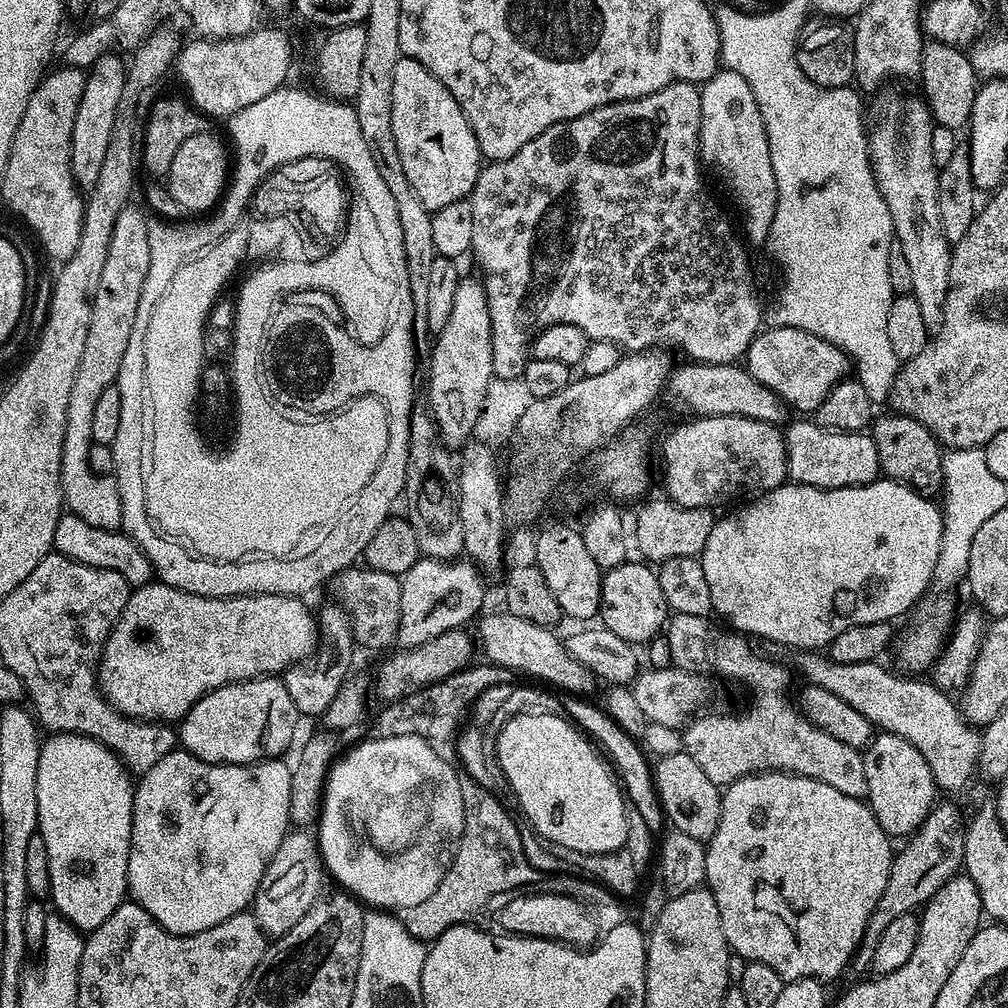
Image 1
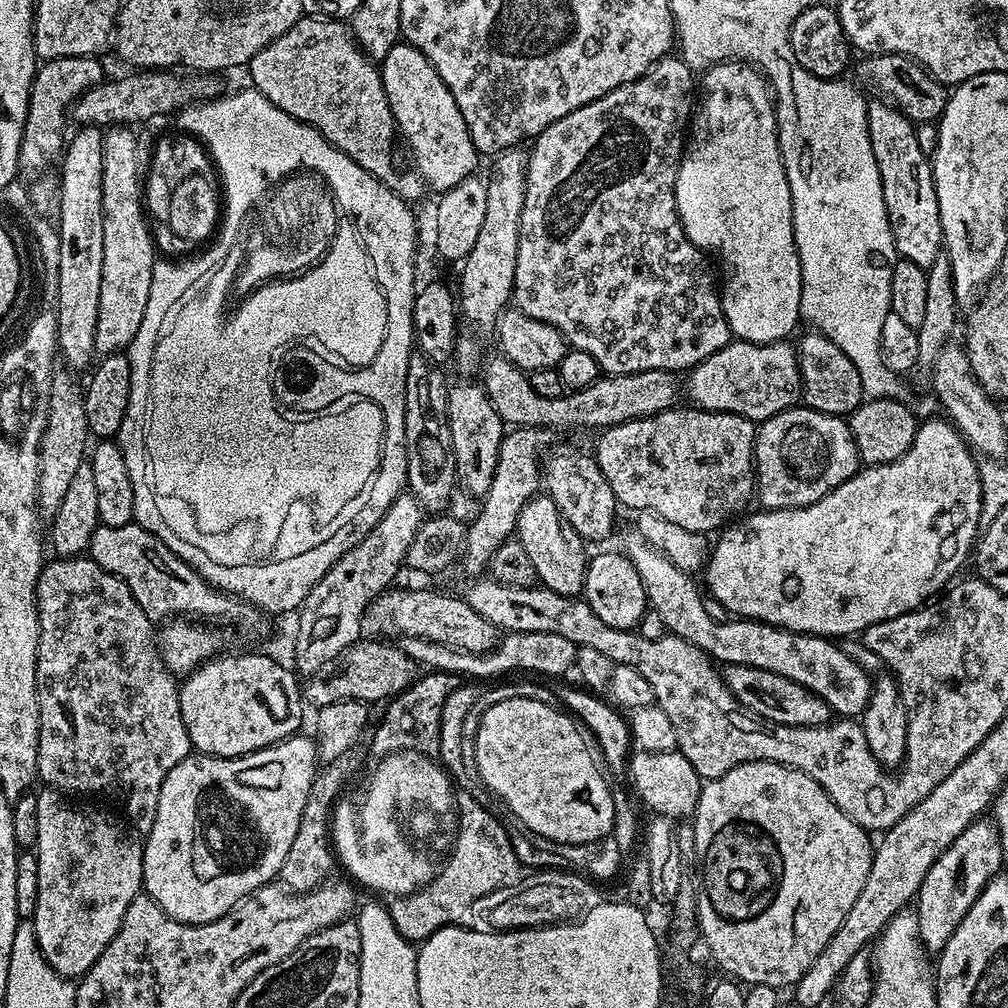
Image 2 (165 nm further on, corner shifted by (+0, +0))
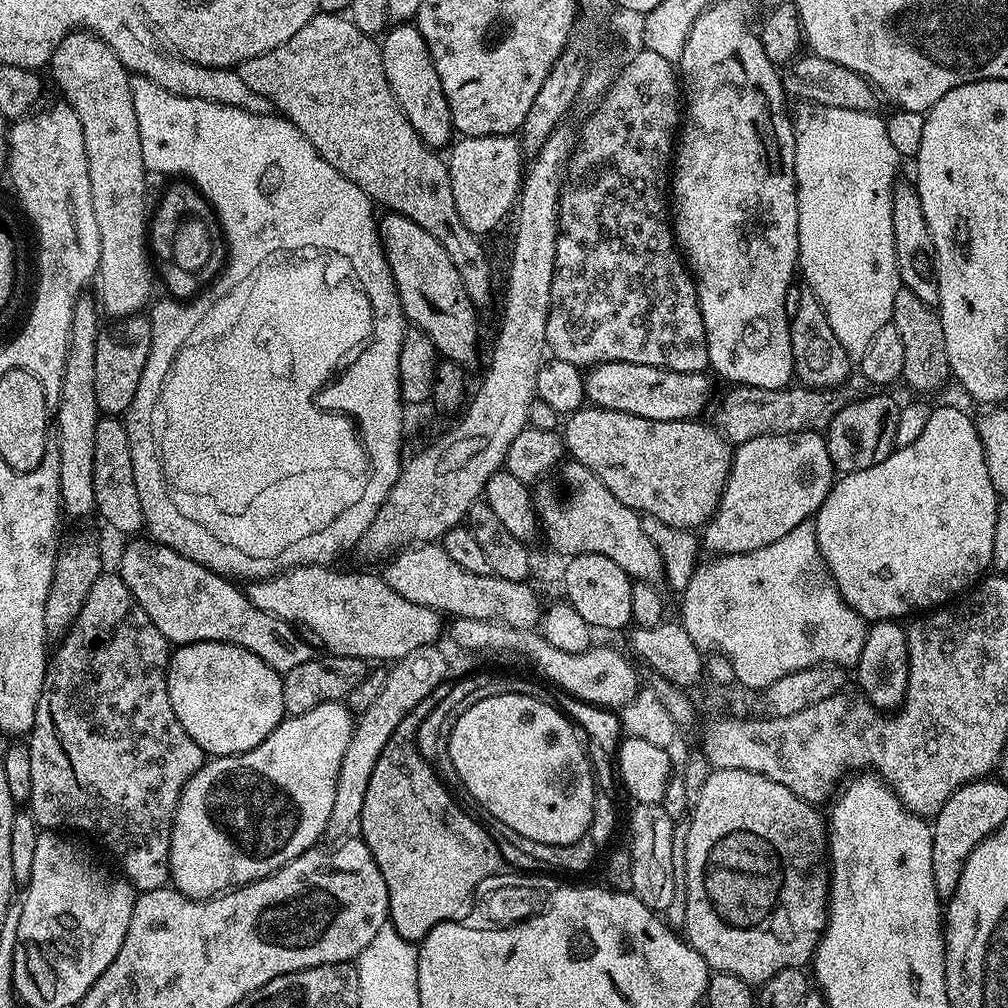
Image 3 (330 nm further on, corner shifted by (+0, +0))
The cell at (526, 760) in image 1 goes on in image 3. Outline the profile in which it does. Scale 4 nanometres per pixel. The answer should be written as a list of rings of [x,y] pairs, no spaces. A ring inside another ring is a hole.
[[[505,690],[497,696],[482,698],[478,702],[474,702],[474,706],[470,706],[470,710],[466,710],[466,714],[462,714],[462,718],[458,718],[458,722],[450,734],[448,760],[454,766],[456,780],[464,783],[465,790],[489,812],[489,817],[510,826],[510,830],[518,830],[518,834],[522,834],[522,838],[534,838],[534,842],[546,842],[547,844],[565,844],[566,842],[578,842],[588,836],[596,794],[593,767],[573,721],[555,703],[547,704],[540,696],[514,694],[511,690]]]

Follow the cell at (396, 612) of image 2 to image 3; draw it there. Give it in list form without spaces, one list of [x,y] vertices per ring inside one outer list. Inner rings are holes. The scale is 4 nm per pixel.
[[[298,564],[294,568],[283,569],[274,576],[265,576],[263,580],[251,581],[247,585],[246,595],[250,602],[254,602],[254,606],[258,606],[258,610],[266,610],[266,614],[274,614],[279,620],[284,620],[302,639],[316,646],[321,644],[324,647],[321,649],[333,656],[353,656],[368,662],[371,662],[371,660],[395,662],[401,660],[406,654],[410,654],[410,650],[418,650],[422,646],[436,644],[439,641],[441,613],[435,612],[434,609],[426,606],[418,606],[418,602],[410,602],[410,598],[402,598],[402,594],[390,590],[390,586],[385,582],[383,575],[376,573],[375,576],[372,572],[335,572],[334,569],[335,567],[323,564]]]

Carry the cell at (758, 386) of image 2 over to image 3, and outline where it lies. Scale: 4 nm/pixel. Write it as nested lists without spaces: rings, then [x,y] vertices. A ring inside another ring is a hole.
[[[606,362],[595,365],[585,375],[584,395],[597,408],[618,410],[638,418],[662,422],[690,420],[701,415],[712,396],[712,384],[706,377],[704,372],[675,372],[634,362]]]

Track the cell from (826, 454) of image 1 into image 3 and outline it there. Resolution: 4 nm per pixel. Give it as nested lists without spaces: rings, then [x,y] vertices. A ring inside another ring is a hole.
[[[819,431],[770,433],[750,438],[735,445],[730,474],[722,490],[716,513],[702,529],[702,544],[709,553],[725,556],[733,552],[742,554],[770,546],[778,538],[786,538],[794,526],[811,521],[830,494],[834,483],[834,469],[828,441]]]

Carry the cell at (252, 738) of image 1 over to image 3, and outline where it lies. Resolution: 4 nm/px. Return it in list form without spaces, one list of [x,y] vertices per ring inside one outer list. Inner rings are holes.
[[[182,644],[171,653],[168,661],[170,706],[174,706],[178,722],[182,722],[182,730],[186,730],[186,734],[190,734],[190,738],[198,742],[200,749],[212,758],[249,752],[280,725],[280,721],[286,716],[282,702],[283,685],[281,673],[266,666],[266,662],[258,658],[258,654],[250,654],[250,650],[242,650],[242,646],[233,644]]]

